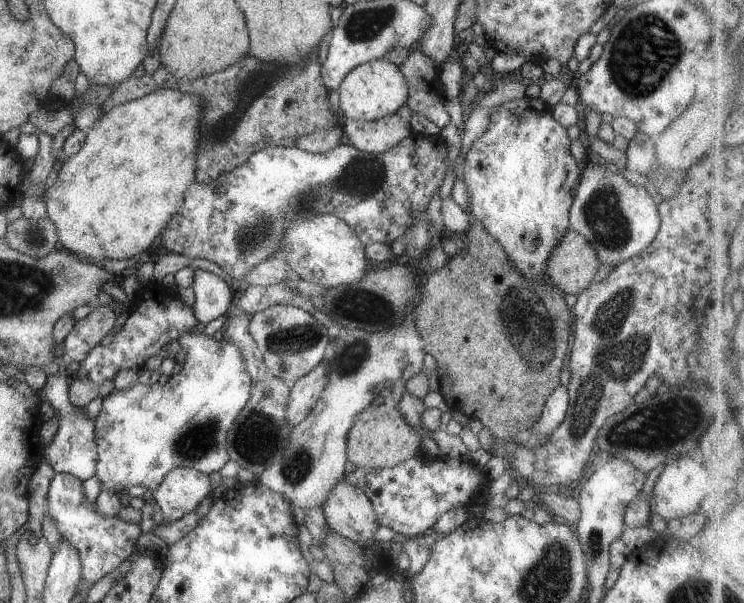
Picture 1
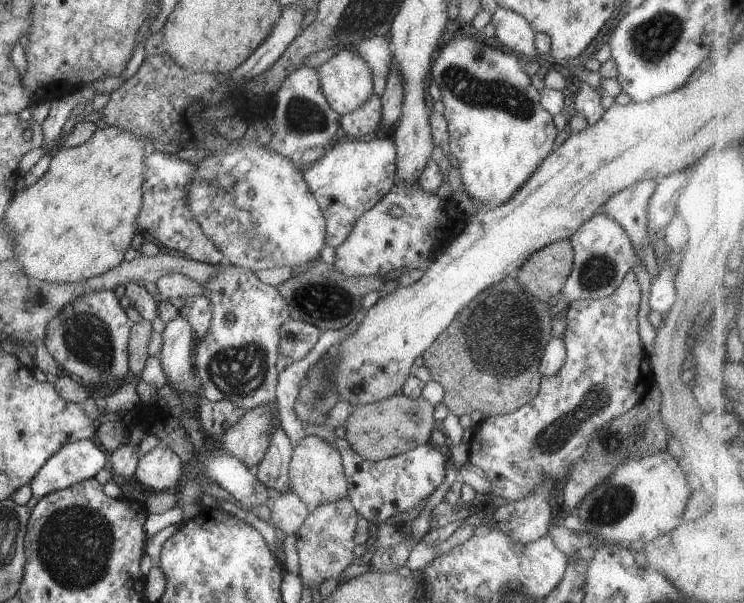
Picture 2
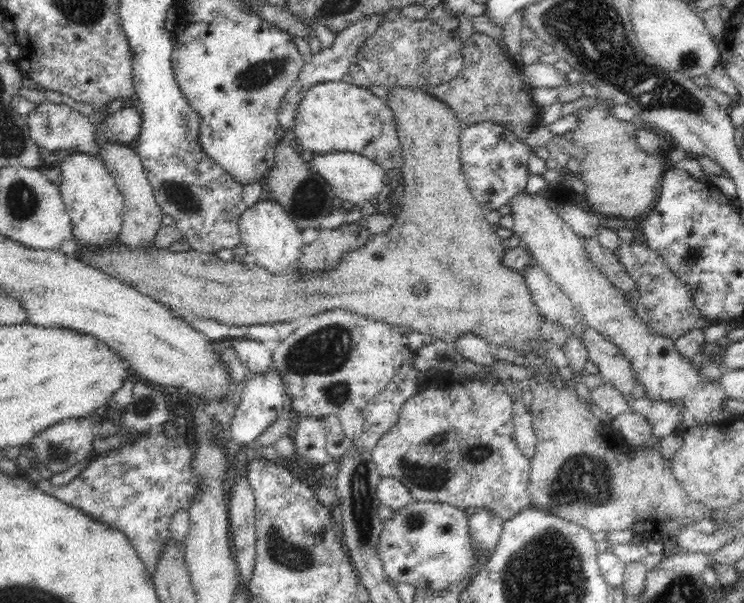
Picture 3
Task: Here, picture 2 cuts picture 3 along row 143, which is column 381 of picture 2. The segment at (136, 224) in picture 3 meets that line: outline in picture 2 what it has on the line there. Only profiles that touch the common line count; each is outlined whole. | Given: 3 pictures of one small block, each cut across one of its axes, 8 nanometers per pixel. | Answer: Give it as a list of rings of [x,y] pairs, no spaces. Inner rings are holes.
[[[374,93],[354,112],[342,115],[339,126],[350,136],[371,138],[379,128],[381,111],[381,96]]]

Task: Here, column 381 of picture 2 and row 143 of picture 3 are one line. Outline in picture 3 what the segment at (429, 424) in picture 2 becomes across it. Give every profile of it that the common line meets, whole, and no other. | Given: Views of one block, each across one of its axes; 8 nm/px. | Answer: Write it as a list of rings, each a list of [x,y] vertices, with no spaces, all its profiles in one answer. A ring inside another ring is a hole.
[[[392,87],[390,88],[392,94],[389,96],[388,102],[385,104],[394,112],[396,118],[396,131],[398,131],[399,142],[403,156],[403,166],[401,168],[401,181],[406,186],[406,193],[402,199],[401,210],[394,216],[394,224],[392,228],[386,229],[383,233],[370,235],[366,244],[359,246],[356,250],[343,254],[341,261],[336,263],[331,269],[327,271],[310,271],[309,273],[302,273],[298,271],[298,266],[288,267],[282,272],[274,273],[267,271],[264,267],[258,265],[251,260],[246,261],[246,264],[240,264],[232,261],[222,261],[214,253],[203,253],[192,248],[184,252],[170,252],[164,247],[157,247],[152,244],[151,247],[128,247],[128,245],[119,242],[112,242],[112,245],[107,247],[82,247],[75,253],[75,257],[82,262],[100,269],[102,272],[117,278],[122,283],[136,287],[140,293],[144,293],[154,300],[160,301],[162,304],[170,307],[174,312],[185,312],[189,317],[195,317],[210,320],[217,320],[222,324],[227,324],[231,327],[235,326],[254,326],[254,324],[276,324],[277,322],[293,323],[300,316],[316,316],[320,312],[328,312],[334,308],[343,308],[350,312],[355,312],[360,316],[369,316],[374,320],[385,322],[392,326],[403,326],[411,332],[420,332],[424,335],[432,335],[434,340],[442,339],[453,342],[460,335],[473,334],[480,338],[487,339],[487,341],[495,348],[496,346],[506,346],[506,348],[514,348],[523,355],[535,355],[532,350],[532,339],[537,339],[537,342],[546,342],[545,338],[541,337],[542,322],[546,321],[540,315],[540,309],[536,306],[536,301],[526,285],[524,273],[516,269],[510,269],[504,265],[504,252],[507,250],[504,247],[504,239],[502,239],[495,231],[492,225],[488,223],[485,216],[486,213],[474,200],[470,190],[467,188],[467,180],[465,174],[462,172],[462,163],[460,159],[460,136],[463,127],[454,115],[454,112],[444,102],[434,99],[428,95],[425,88],[412,87]]]

